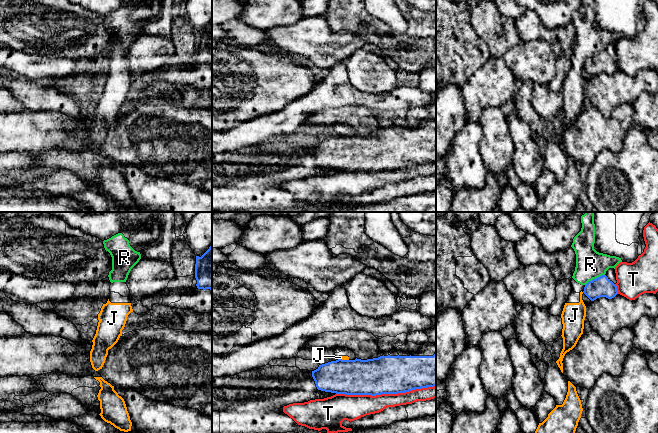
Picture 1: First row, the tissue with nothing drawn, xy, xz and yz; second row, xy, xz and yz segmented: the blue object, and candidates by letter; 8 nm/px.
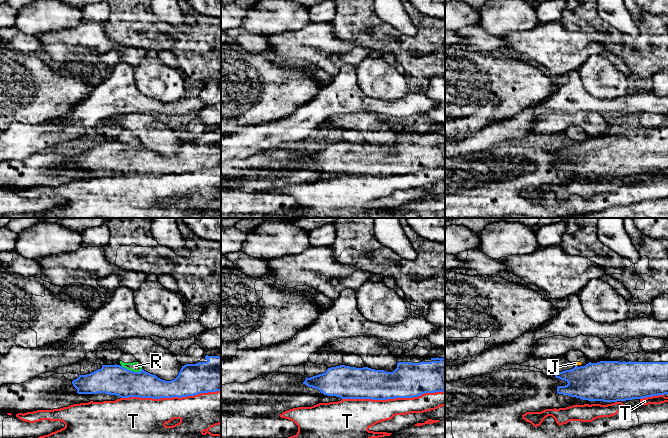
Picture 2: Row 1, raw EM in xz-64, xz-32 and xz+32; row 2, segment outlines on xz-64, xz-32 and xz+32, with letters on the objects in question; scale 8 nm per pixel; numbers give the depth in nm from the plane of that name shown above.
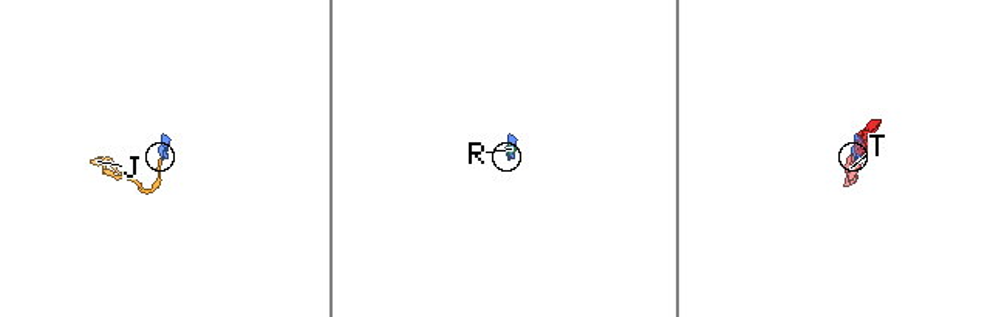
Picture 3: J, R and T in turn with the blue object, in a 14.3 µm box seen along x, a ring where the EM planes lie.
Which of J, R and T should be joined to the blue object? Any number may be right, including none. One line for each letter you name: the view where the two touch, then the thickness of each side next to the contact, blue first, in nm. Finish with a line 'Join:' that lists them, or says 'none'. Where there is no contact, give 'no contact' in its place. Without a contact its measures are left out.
Join: none

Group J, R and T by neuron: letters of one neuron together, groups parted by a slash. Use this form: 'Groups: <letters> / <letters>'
Groups: J R / T

